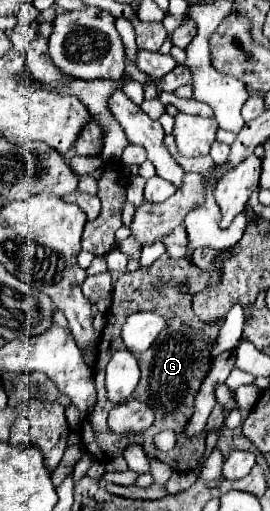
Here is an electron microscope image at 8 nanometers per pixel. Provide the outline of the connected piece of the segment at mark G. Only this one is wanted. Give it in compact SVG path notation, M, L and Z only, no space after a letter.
M162 254L152 266L140 268L140 270L136 270L136 272L126 272L126 274L122 274L122 276L118 278L114 290L112 290L112 306L110 306L110 310L108 310L108 314L106 314L108 320L106 320L106 326L104 326L104 330L102 330L102 334L100 334L100 342L98 342L98 352L100 352L102 358L106 358L108 352L112 352L112 350L122 350L122 348L124 348L124 342L122 342L122 336L120 336L122 324L126 322L126 318L128 318L130 314L134 314L134 312L138 312L138 310L150 310L150 312L156 312L156 314L160 314L160 316L166 316L166 318L172 320L172 324L170 324L168 330L162 332L160 340L158 340L148 352L138 354L140 382L138 382L136 390L132 392L132 398L146 402L146 404L156 412L154 424L152 424L148 430L140 432L140 434L118 436L118 434L114 434L114 432L108 428L108 424L102 422L102 418L100 418L100 422L96 422L96 420L98 420L96 414L86 416L86 424L88 424L86 428L90 428L90 430L82 430L80 444L82 444L84 452L90 454L90 456L92 456L94 460L98 460L98 462L106 462L106 460L118 458L118 456L124 454L124 450L126 450L128 446L138 444L138 446L142 446L142 450L146 452L148 458L156 458L156 460L168 464L172 470L186 472L186 470L196 470L196 468L198 468L198 462L200 462L200 458L202 458L202 454L204 454L206 432L202 432L200 436L196 436L196 438L192 438L192 440L188 440L188 438L184 438L184 436L178 436L178 438L176 438L176 446L174 446L170 452L160 452L160 450L156 450L156 448L152 446L152 438L154 438L158 432L162 432L162 430L166 430L166 428L170 428L170 430L174 430L174 432L184 430L186 422L190 420L190 416L192 416L192 412L194 412L194 396L196 396L200 384L204 382L204 378L206 378L206 374L208 374L208 370L210 370L210 348L212 348L212 344L214 344L214 340L216 340L216 334L218 334L218 330L220 330L220 326L222 326L222 322L218 322L218 326L202 326L202 322L198 322L198 316L196 316L194 310L192 310L192 294L190 294L190 296L182 296L182 294L176 290L178 278L186 278L186 280L190 278L192 286L202 286L202 276L198 274L198 268L196 268L192 262L188 262L188 258L172 260L168 254Z

